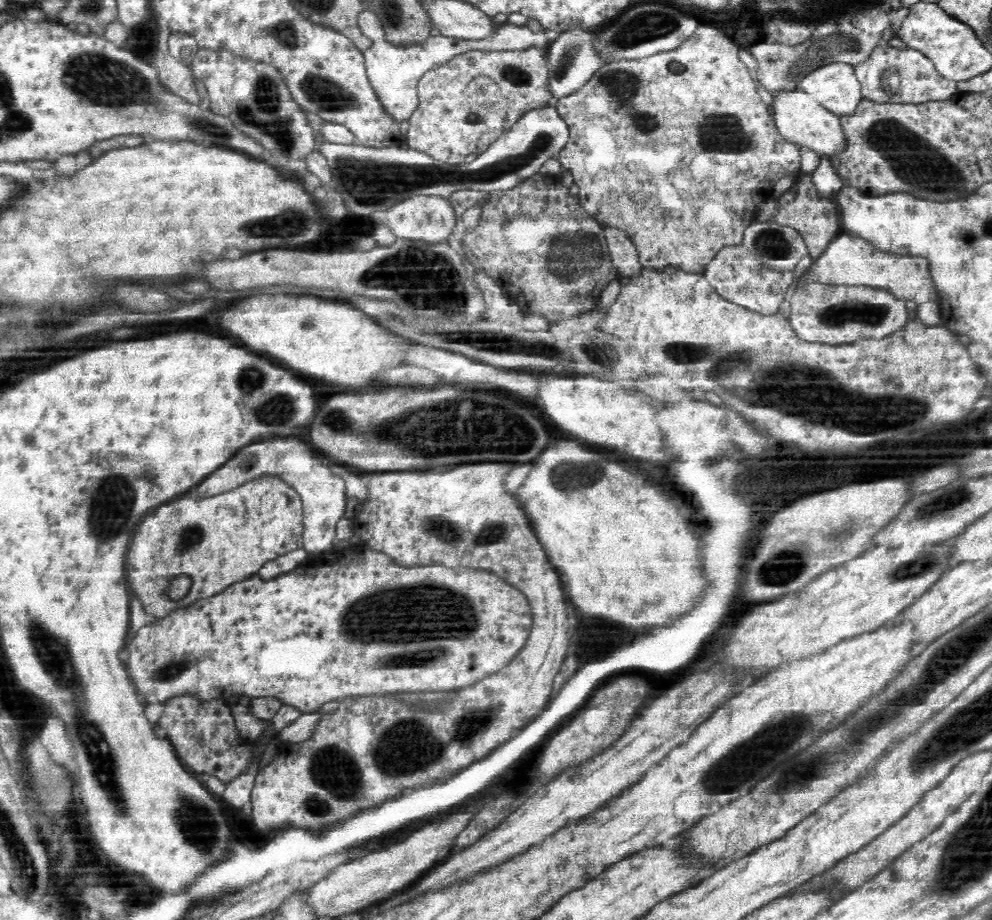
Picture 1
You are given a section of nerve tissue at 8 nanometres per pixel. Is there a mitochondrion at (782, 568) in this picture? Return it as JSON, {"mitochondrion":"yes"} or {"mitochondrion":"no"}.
{"mitochondrion":"yes"}

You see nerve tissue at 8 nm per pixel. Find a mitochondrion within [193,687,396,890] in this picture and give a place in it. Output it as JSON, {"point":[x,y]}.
{"point":[334,772]}

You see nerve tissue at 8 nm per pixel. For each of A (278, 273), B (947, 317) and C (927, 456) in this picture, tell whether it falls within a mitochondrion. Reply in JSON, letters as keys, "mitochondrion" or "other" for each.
{"A":"other","B":"other","C":"other"}

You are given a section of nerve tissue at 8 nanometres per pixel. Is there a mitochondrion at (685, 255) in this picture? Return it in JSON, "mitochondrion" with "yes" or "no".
{"mitochondrion":"no"}

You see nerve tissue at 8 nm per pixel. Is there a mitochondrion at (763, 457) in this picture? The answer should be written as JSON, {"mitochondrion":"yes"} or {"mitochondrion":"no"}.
{"mitochondrion":"no"}

